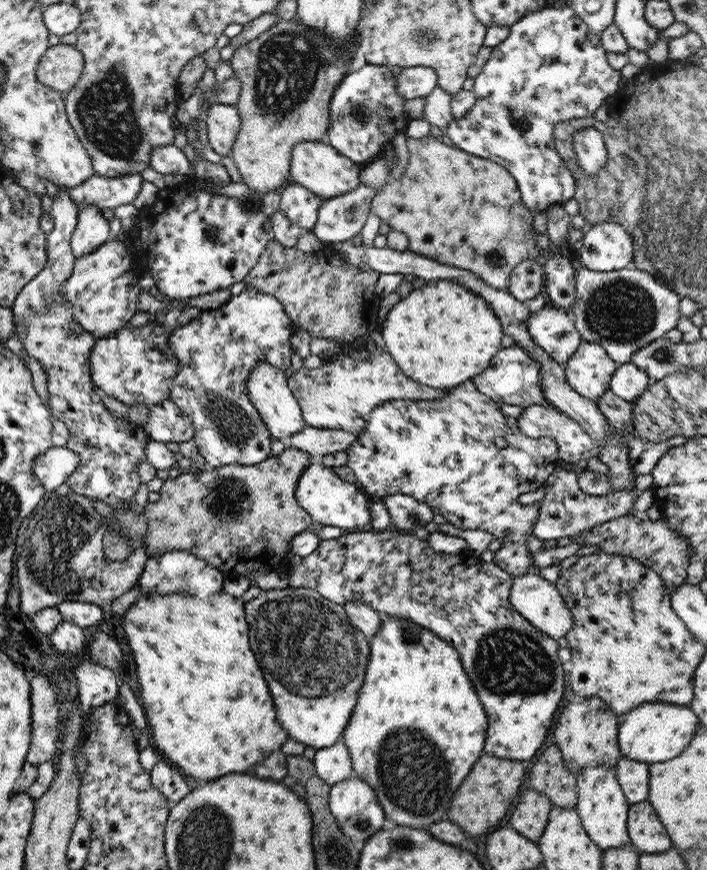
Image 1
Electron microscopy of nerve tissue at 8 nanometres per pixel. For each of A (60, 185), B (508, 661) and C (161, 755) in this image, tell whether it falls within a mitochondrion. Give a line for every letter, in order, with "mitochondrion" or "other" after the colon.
A: other
B: mitochondrion
C: other

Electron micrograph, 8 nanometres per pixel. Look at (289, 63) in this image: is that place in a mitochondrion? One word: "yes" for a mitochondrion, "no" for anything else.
yes

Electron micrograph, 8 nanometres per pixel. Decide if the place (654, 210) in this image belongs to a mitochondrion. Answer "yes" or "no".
yes

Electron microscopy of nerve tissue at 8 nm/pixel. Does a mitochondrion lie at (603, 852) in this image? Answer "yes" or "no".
no

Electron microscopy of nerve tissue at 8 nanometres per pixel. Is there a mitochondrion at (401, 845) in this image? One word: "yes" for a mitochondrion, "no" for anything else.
yes

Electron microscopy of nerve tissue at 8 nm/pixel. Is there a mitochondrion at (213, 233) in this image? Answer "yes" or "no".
yes

